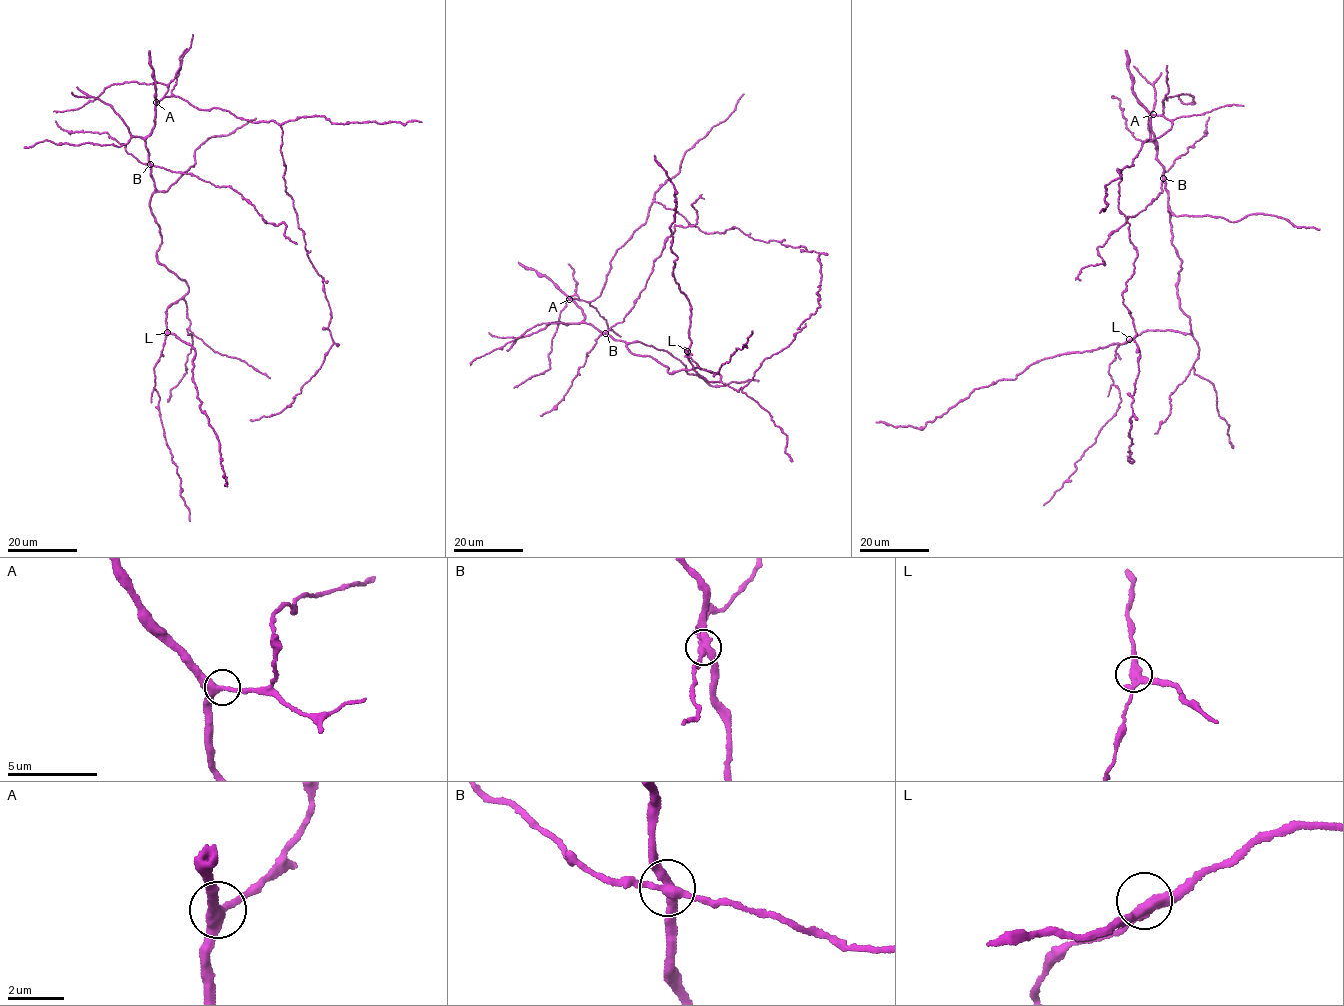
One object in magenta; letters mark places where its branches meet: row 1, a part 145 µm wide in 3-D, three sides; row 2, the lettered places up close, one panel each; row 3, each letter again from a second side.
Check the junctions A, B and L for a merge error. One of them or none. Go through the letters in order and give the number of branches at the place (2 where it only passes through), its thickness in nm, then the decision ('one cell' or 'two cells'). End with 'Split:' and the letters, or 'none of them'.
A: branches 3; calibre 360 nm; one cell
B: branches 4; calibre 320 nm; two cells
L: branches 4; calibre 360 nm; one cell
Split: B

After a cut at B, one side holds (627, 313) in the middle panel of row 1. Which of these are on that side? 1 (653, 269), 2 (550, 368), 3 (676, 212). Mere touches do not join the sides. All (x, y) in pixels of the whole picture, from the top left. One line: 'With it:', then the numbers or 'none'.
With it: 1

